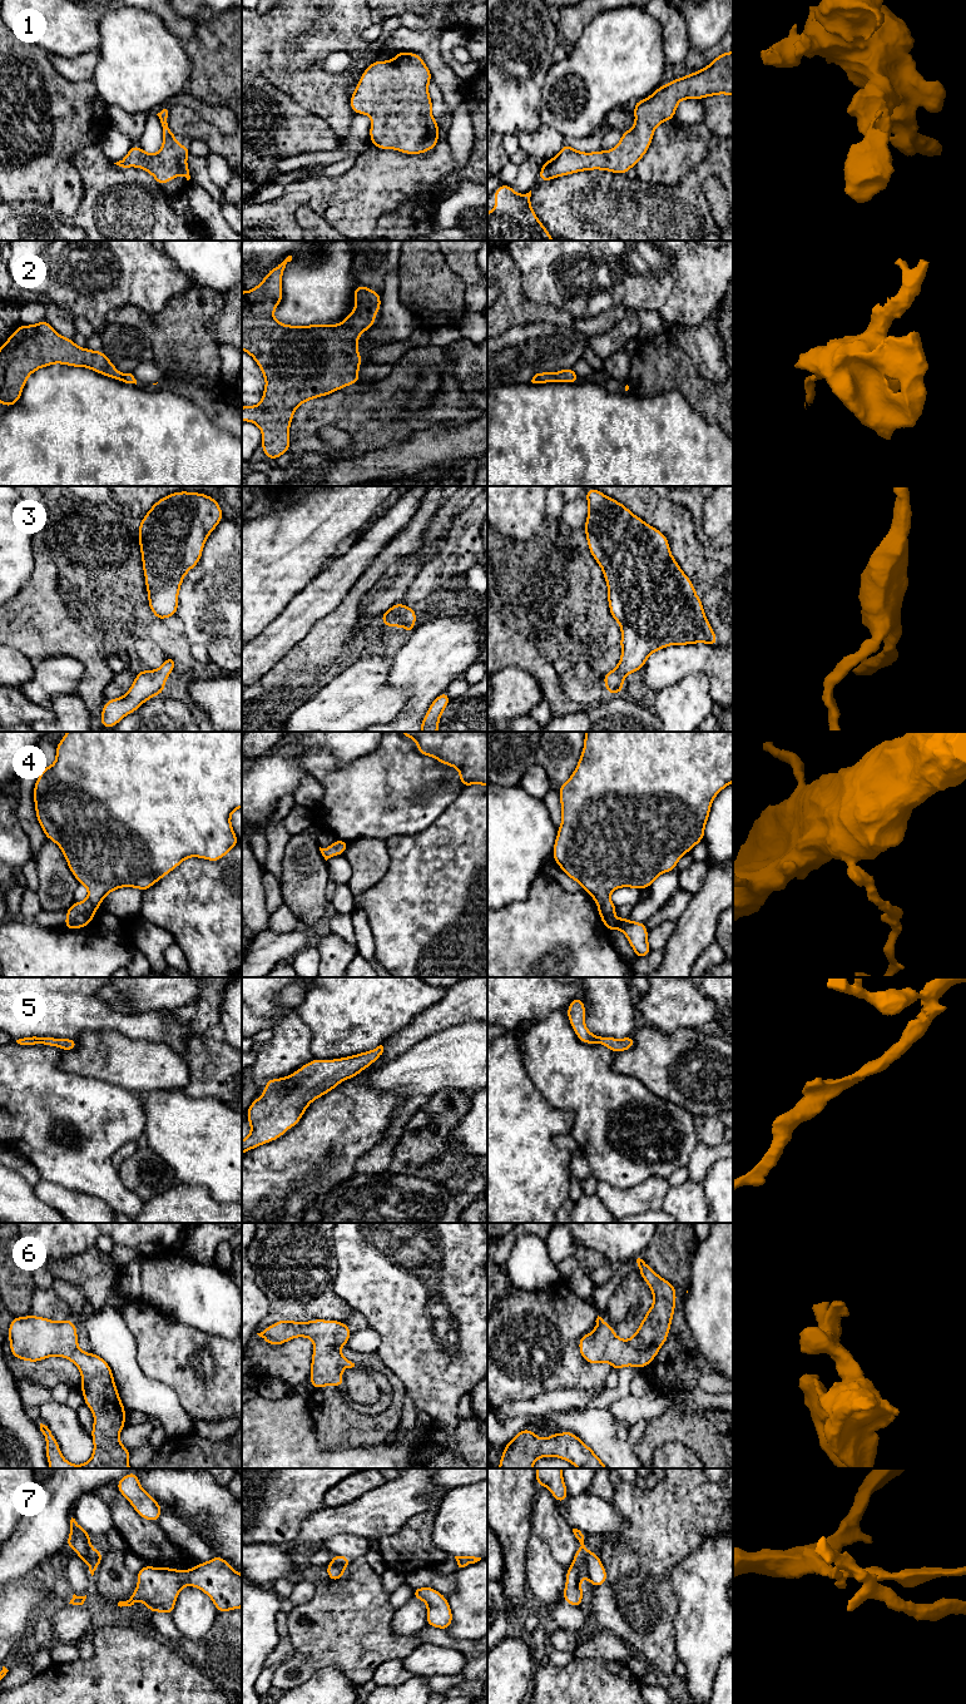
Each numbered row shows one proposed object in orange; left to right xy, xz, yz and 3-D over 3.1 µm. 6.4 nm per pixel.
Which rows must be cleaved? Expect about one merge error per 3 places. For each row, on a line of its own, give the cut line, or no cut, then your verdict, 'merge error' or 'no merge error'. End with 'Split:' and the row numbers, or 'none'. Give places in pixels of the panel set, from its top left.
1: no cut; no merge error
2: no cut; no merge error
3: no cut; no merge error
4: no cut; no merge error
5: no cut; no merge error
6: no cut; no merge error
7: cut in yz along (581, 1546), (584, 1549), (583, 1571); merge error
Split: 7

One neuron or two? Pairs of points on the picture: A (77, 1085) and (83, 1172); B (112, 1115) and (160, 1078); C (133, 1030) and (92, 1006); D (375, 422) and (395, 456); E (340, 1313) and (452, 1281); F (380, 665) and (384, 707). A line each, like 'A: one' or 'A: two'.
A: one
B: two
C: one
D: two
E: two
F: one

